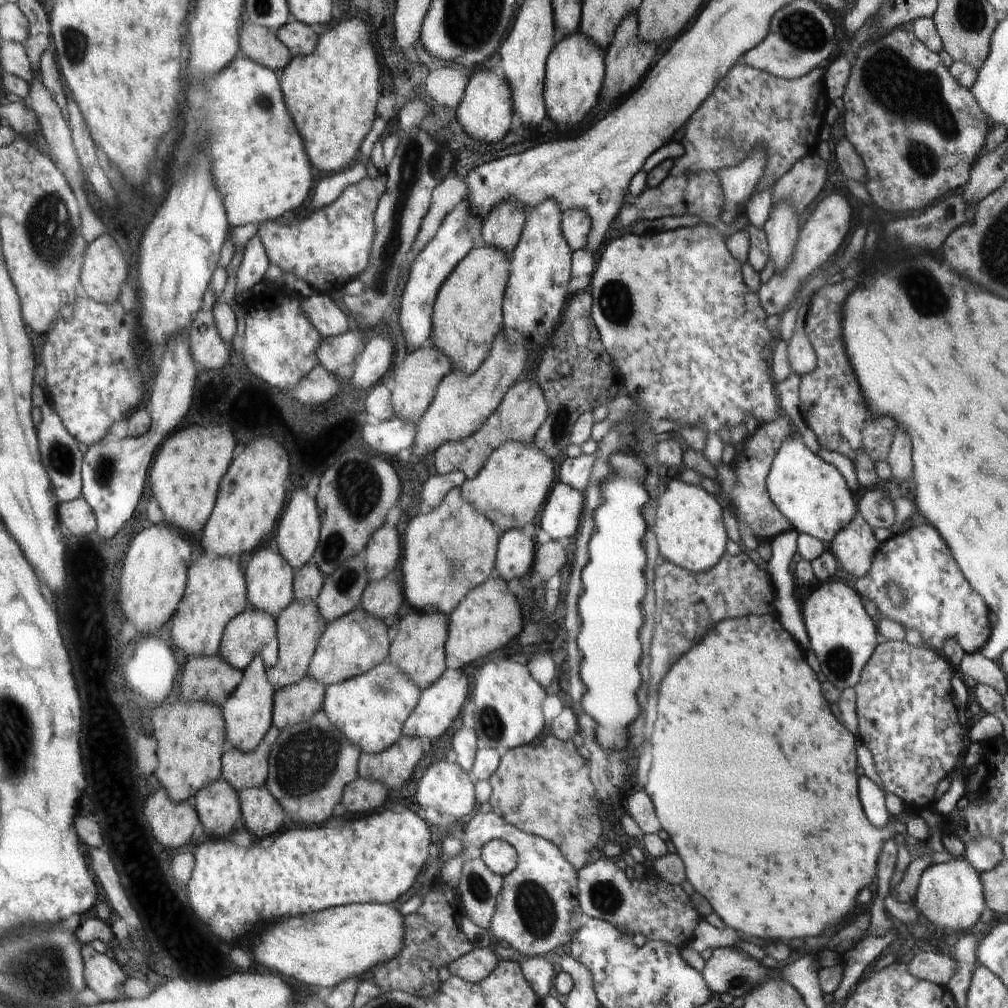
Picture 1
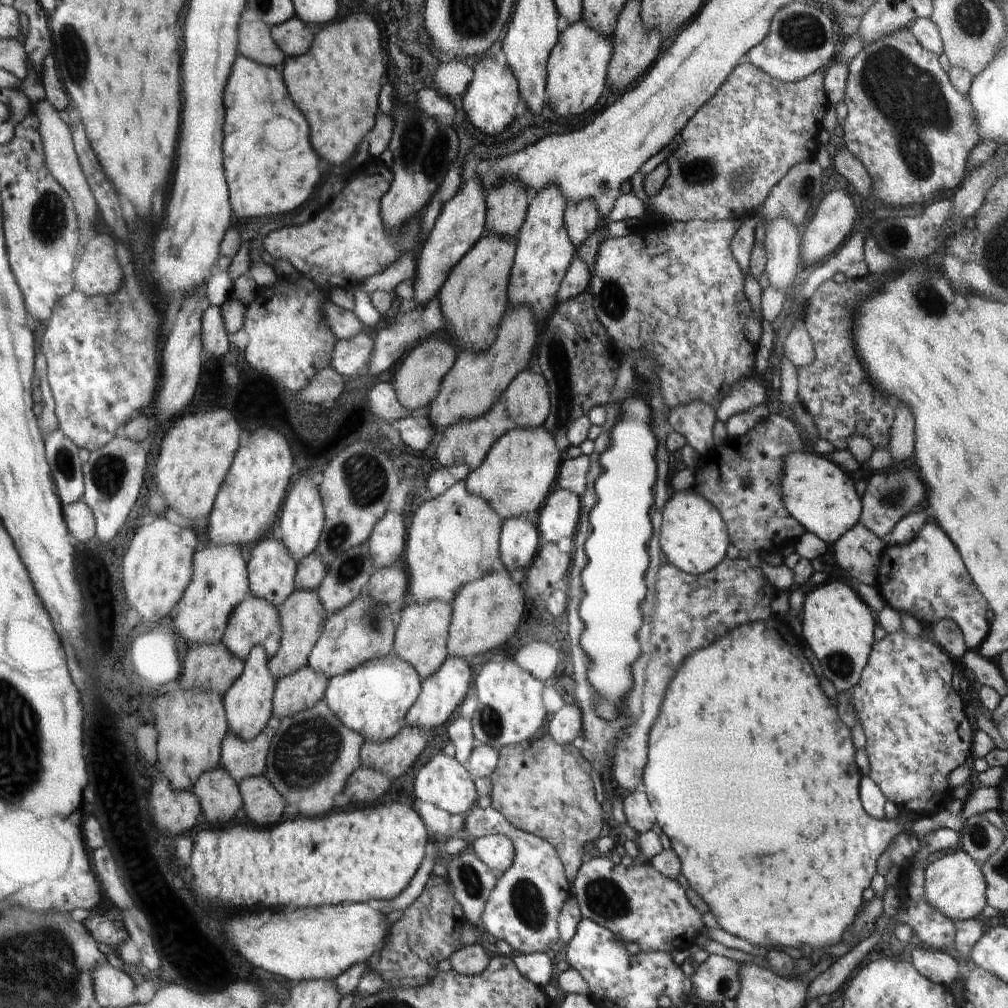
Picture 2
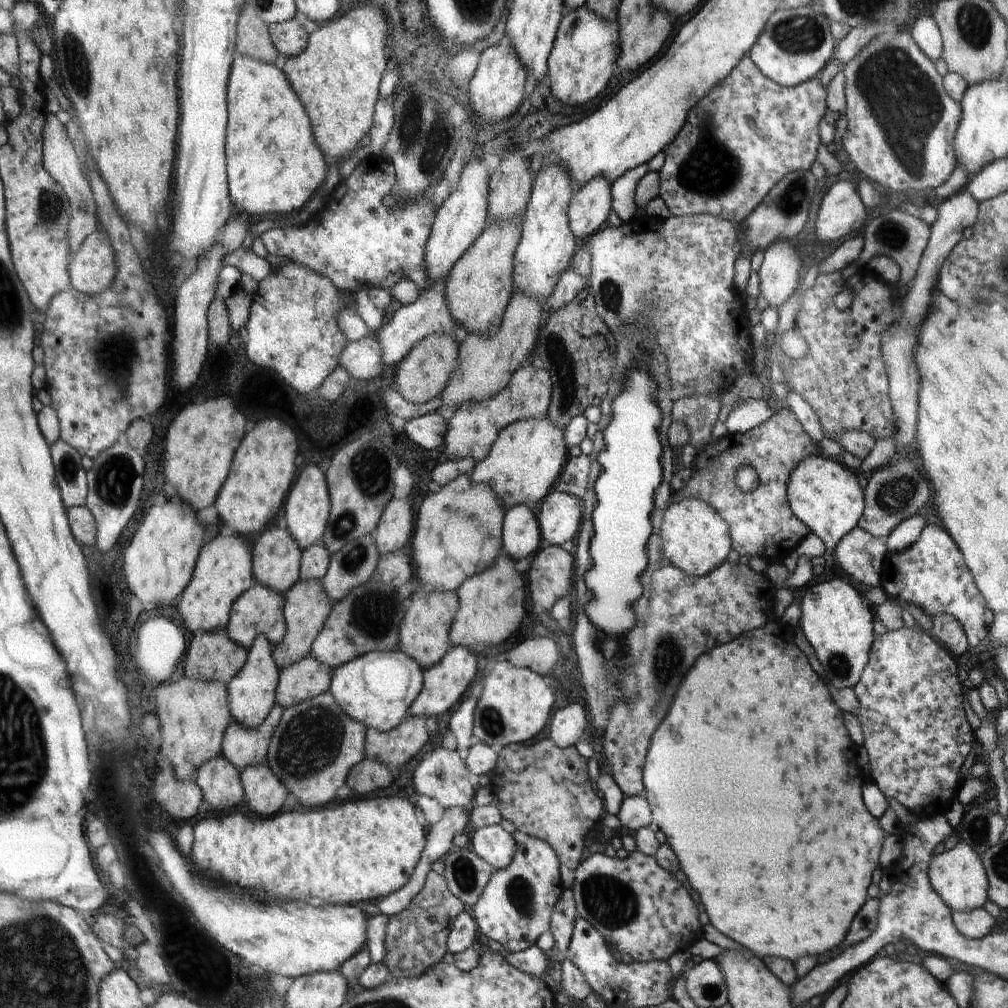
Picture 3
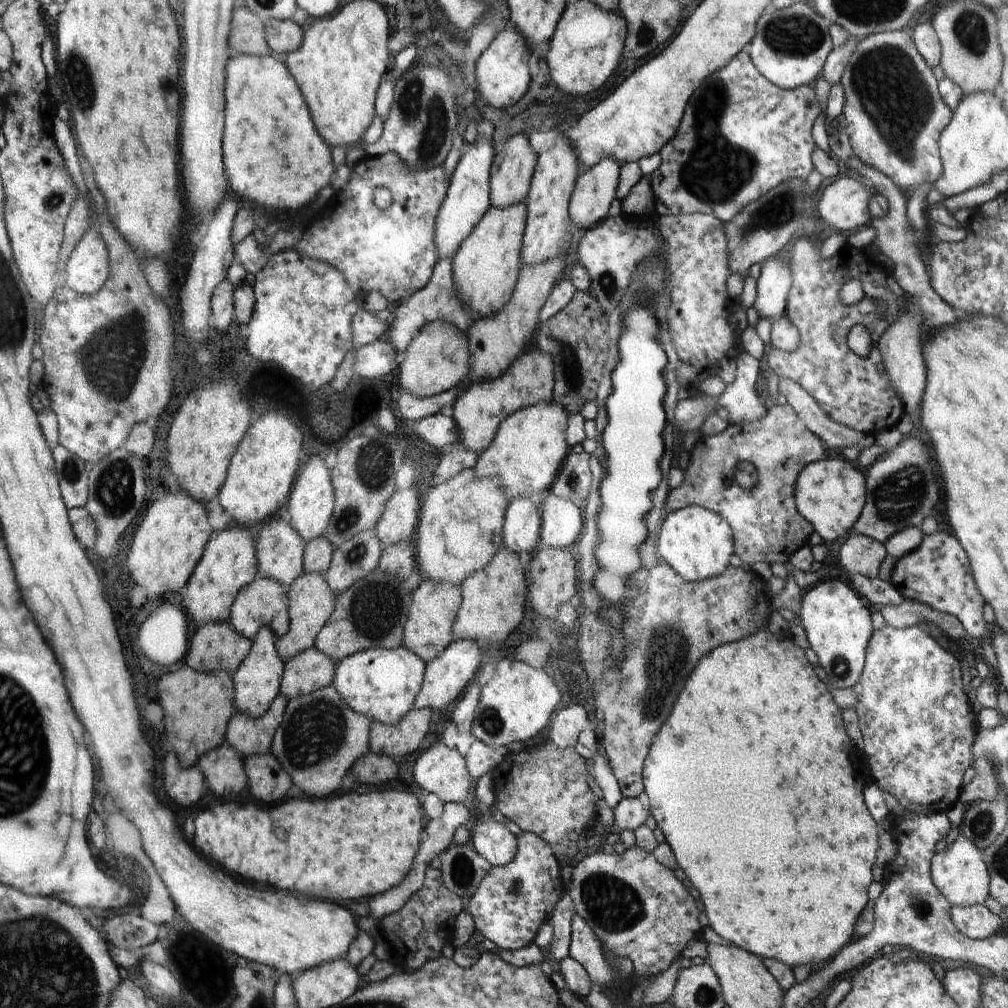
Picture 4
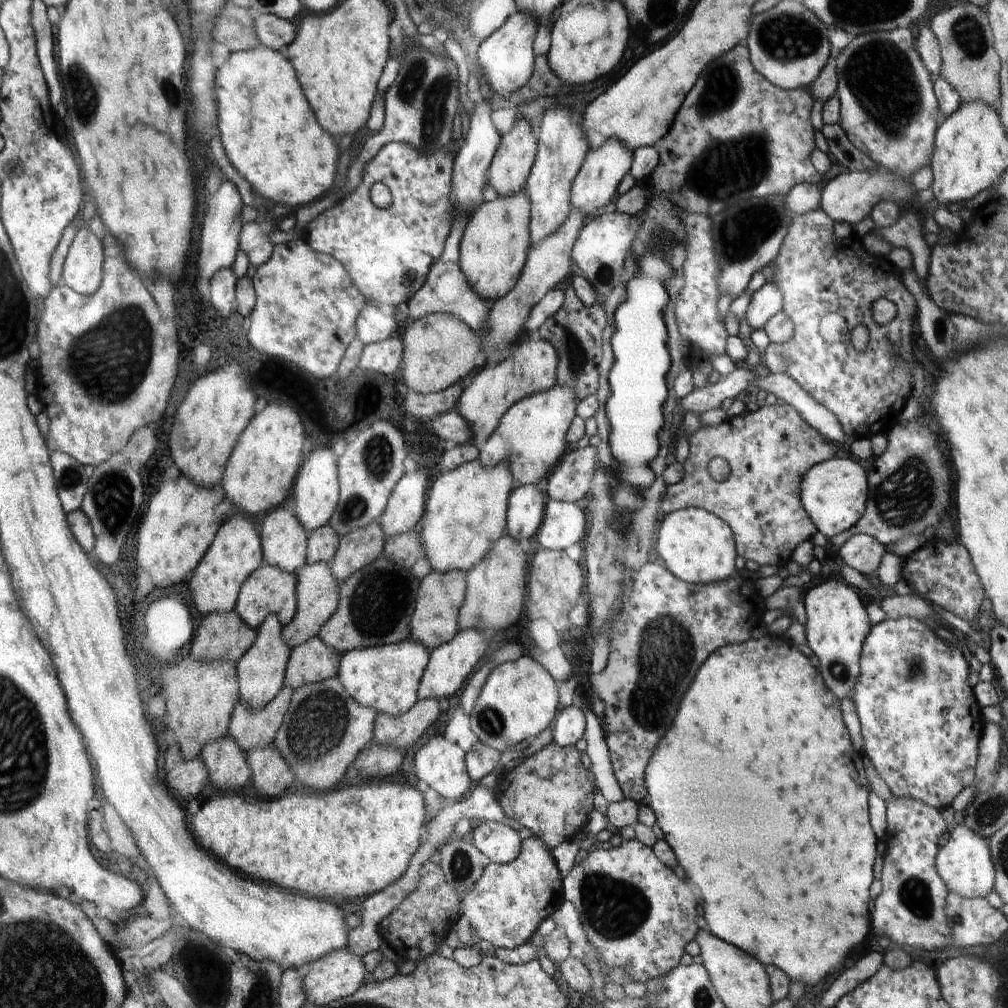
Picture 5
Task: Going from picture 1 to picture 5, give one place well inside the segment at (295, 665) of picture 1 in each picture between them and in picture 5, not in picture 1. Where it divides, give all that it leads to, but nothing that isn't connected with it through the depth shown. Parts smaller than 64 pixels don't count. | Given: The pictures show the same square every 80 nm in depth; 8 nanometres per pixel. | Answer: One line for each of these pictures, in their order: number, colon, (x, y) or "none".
2: (302, 616)
3: (307, 606)
4: (312, 602)
5: (317, 587)

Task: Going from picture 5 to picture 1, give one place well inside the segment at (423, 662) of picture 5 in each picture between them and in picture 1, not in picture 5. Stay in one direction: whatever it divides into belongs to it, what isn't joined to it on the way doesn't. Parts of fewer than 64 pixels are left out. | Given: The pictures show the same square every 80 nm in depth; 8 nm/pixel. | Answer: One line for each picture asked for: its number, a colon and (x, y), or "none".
1: (370, 710)
2: (372, 700)
3: (376, 689)
4: (381, 683)

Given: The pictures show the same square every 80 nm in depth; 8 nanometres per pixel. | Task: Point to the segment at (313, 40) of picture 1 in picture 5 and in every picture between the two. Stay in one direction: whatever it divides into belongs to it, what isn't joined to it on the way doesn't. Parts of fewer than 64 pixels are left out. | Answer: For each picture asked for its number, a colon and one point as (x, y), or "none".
2: (294, 37)
3: (289, 37)
4: (284, 36)
5: (273, 32)

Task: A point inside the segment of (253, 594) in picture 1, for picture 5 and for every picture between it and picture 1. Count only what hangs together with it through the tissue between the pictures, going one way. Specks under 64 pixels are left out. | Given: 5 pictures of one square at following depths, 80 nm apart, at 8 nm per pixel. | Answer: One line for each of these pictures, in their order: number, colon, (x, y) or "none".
2: (272, 569)
3: (276, 556)
4: (280, 549)
5: (285, 540)

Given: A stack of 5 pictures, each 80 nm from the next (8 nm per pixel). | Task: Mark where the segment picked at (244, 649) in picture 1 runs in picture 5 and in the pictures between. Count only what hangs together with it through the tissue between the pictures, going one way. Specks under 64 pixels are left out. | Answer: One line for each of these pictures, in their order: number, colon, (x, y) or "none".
2: (255, 622)
3: (260, 611)
4: (264, 602)
5: (271, 591)

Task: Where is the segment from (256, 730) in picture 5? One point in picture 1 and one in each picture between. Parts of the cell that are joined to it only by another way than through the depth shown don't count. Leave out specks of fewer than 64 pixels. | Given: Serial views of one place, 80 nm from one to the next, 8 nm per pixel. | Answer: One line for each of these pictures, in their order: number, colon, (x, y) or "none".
1: (249, 770)
2: (242, 759)
3: (243, 747)
4: (248, 736)

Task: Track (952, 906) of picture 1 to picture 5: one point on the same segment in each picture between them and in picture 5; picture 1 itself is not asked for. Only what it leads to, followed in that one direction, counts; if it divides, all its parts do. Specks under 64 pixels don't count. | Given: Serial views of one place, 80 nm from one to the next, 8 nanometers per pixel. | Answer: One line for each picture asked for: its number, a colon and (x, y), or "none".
2: (954, 885)
3: (957, 875)
4: (958, 870)
5: (964, 862)

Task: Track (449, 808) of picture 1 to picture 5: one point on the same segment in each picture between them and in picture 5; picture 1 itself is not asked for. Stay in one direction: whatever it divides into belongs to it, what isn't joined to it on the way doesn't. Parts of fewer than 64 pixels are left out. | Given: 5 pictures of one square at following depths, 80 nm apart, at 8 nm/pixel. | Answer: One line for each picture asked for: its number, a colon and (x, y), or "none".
2: (444, 781)
3: (442, 774)
4: (441, 770)
5: (439, 765)

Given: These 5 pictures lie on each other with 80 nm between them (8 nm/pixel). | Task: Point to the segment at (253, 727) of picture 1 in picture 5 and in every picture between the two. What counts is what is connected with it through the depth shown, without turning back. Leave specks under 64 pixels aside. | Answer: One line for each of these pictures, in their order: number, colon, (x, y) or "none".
2: (249, 703)
3: (252, 693)
4: (257, 682)
5: (261, 672)

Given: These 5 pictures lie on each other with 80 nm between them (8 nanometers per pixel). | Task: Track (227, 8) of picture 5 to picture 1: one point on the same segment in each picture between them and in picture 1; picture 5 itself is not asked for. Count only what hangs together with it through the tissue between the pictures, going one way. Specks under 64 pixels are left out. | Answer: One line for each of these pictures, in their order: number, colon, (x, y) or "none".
1: (258, 43)
2: (257, 42)
3: (254, 40)
4: (248, 37)

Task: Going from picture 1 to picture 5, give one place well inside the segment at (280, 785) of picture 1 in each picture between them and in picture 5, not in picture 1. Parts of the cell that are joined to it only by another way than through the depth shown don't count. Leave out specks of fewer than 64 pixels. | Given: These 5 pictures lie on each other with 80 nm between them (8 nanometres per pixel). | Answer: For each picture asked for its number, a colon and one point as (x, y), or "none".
2: (309, 760)
3: (316, 743)
4: (320, 736)
5: (323, 730)

